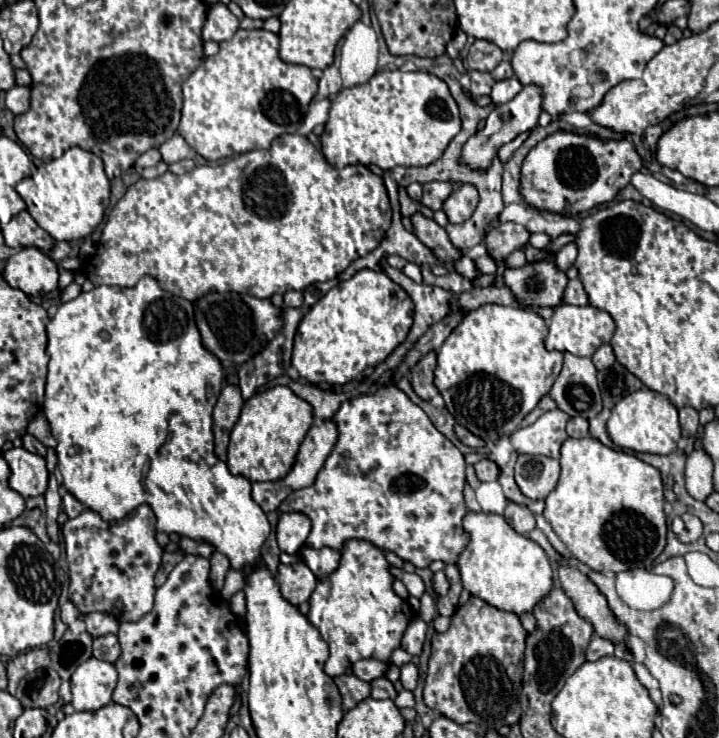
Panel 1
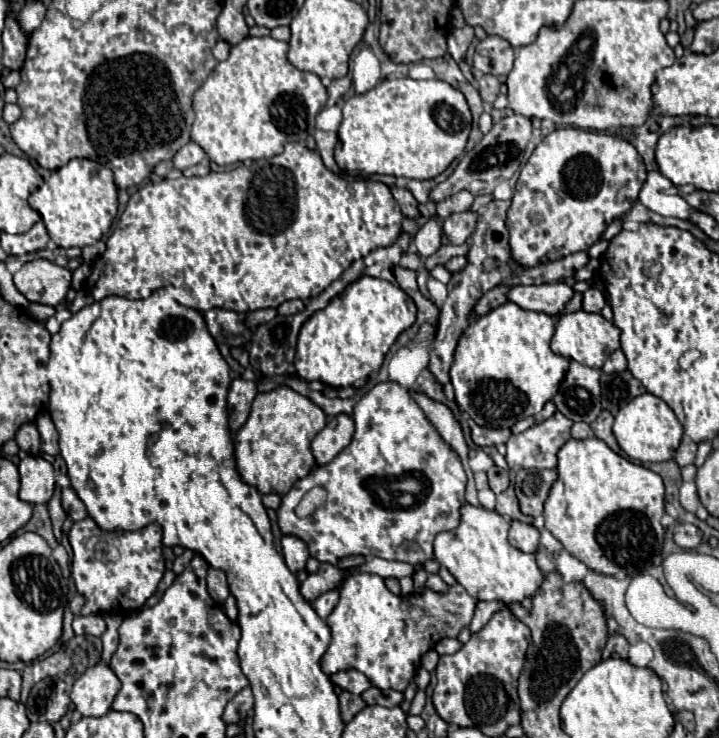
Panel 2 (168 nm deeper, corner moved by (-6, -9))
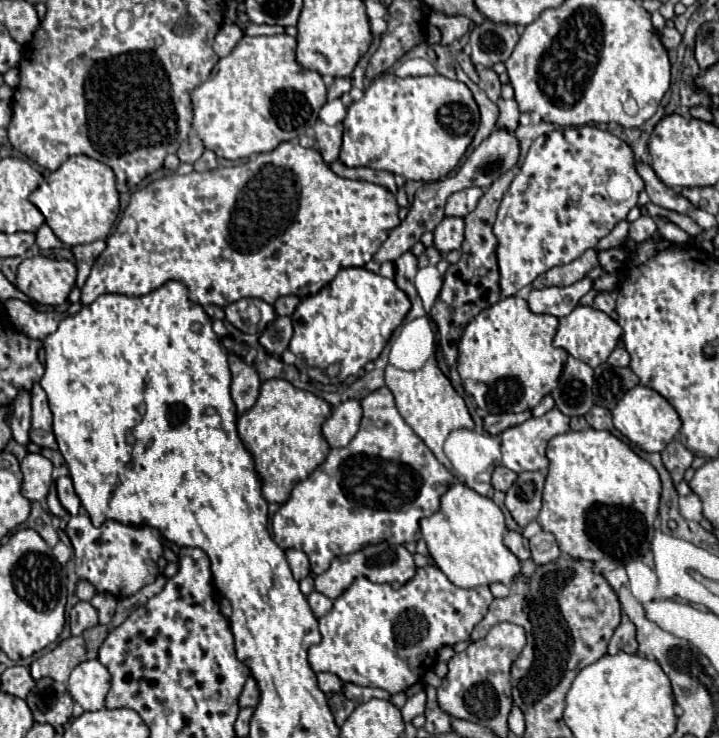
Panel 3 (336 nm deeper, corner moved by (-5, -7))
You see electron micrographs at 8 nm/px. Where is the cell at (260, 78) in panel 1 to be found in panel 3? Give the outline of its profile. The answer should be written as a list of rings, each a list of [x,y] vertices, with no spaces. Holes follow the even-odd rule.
[[[287,34],[277,36],[243,36],[233,52],[217,62],[211,76],[191,92],[193,100],[193,130],[203,140],[205,148],[217,158],[239,160],[253,154],[271,152],[285,140],[303,136],[315,122],[321,106],[327,102],[327,88],[317,72],[305,70],[295,60],[295,38]]]

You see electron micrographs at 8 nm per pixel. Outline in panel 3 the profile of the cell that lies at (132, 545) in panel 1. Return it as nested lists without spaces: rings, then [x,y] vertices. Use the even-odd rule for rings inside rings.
[[[87,514],[73,516],[65,528],[73,546],[73,560],[77,576],[95,586],[95,590],[107,592],[115,598],[127,598],[137,594],[143,586],[153,583],[160,573],[157,562],[163,556],[163,536],[157,528],[129,526],[117,520],[107,520],[95,528]]]

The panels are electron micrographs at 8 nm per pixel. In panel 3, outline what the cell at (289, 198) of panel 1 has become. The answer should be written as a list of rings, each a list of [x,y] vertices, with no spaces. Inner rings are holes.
[[[281,142],[273,152],[259,154],[259,156],[251,158],[249,162],[233,166],[233,168],[215,168],[209,172],[191,172],[187,176],[179,176],[179,174],[163,176],[163,178],[151,182],[149,186],[131,194],[131,200],[123,212],[123,218],[119,220],[115,232],[109,234],[109,238],[107,238],[107,248],[103,250],[105,260],[95,260],[89,278],[81,288],[81,304],[91,304],[101,294],[143,296],[143,294],[149,294],[151,290],[163,286],[169,280],[183,282],[189,290],[189,300],[193,304],[199,304],[199,306],[215,304],[215,306],[227,308],[229,304],[233,304],[241,298],[261,298],[267,304],[275,304],[277,298],[287,296],[287,294],[305,298],[305,296],[317,294],[323,286],[327,286],[341,268],[363,266],[367,260],[371,260],[371,256],[377,252],[377,248],[385,242],[385,236],[399,224],[397,212],[399,212],[397,200],[387,188],[373,184],[373,182],[341,178],[323,162],[321,154],[315,148],[303,148],[303,146],[293,144],[293,142]]]

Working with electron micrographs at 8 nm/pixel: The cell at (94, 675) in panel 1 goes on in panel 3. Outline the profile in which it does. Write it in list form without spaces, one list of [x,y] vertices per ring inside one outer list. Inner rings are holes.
[[[87,660],[79,664],[67,680],[67,690],[71,698],[81,704],[85,712],[105,708],[105,696],[109,694],[109,688],[109,670],[99,660]]]

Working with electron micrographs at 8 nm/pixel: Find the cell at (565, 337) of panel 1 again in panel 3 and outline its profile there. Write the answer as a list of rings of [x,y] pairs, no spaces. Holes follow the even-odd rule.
[[[577,306],[569,316],[565,316],[565,318],[559,320],[559,328],[557,328],[553,344],[557,348],[567,350],[573,358],[589,364],[591,368],[597,368],[615,350],[621,334],[623,334],[621,326],[613,318],[609,318],[605,312],[595,310],[591,306]]]

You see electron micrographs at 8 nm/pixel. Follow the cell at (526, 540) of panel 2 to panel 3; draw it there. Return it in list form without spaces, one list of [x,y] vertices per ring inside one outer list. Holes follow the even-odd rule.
[[[509,530],[507,534],[505,534],[505,546],[521,560],[521,562],[525,562],[525,560],[529,560],[531,558],[531,552],[529,552],[529,540],[523,536],[523,534],[519,534],[519,532],[515,532],[515,530]]]

